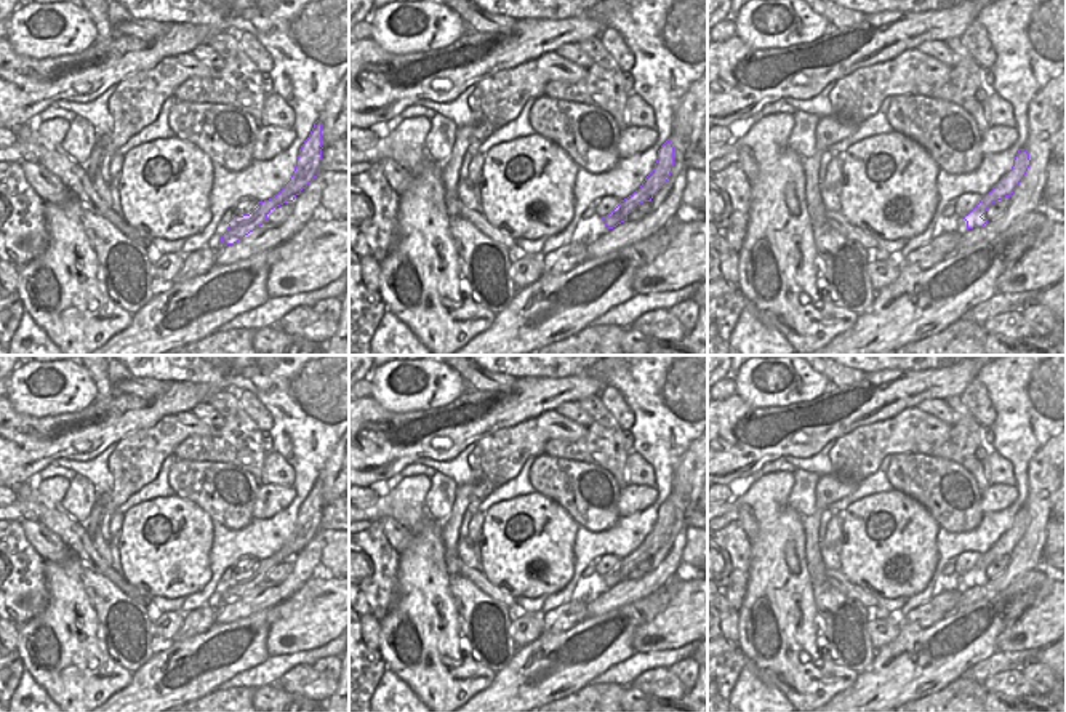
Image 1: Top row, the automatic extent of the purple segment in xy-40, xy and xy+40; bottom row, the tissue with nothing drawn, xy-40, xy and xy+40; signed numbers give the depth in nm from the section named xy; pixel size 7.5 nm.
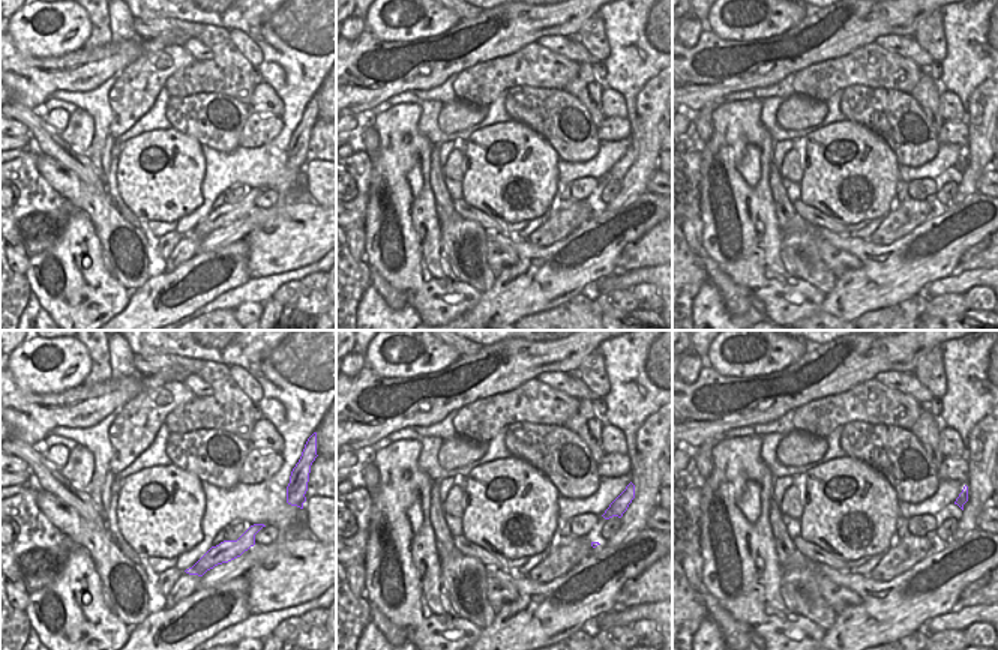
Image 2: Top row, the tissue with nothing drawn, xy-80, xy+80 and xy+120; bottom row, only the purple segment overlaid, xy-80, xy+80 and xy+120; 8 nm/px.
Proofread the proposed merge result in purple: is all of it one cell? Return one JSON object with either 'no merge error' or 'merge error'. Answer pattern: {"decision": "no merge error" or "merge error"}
{"decision": "no merge error"}

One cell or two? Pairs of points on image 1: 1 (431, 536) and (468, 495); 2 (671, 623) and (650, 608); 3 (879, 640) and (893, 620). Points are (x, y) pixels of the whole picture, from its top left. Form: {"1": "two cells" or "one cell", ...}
{"1": "two cells", "2": "two cells", "3": "one cell"}

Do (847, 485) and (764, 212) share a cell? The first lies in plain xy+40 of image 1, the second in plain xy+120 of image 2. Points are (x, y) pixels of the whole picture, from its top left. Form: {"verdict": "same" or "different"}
{"verdict": "different"}

